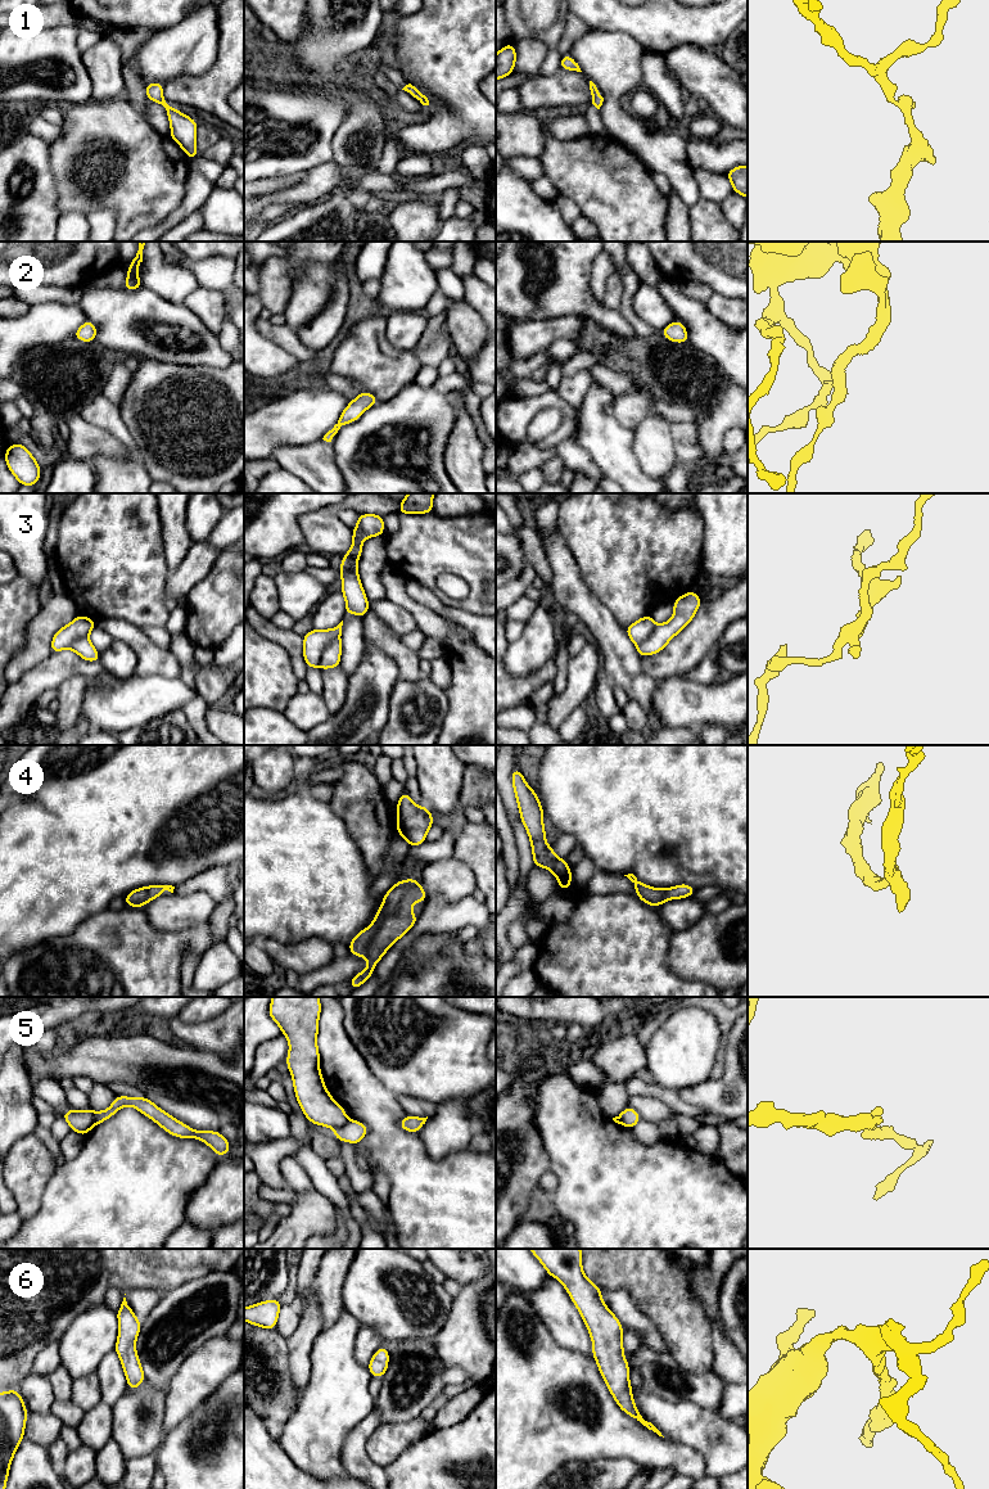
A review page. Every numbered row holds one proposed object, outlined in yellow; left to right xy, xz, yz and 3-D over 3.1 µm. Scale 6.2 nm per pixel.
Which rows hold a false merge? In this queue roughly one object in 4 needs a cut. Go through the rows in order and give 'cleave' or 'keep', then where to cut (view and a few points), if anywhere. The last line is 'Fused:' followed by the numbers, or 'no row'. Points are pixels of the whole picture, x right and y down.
1: keep; no cut
2: keep; no cut
3: cleave; cut in xz along (339, 639), (335, 639), (324, 649), (319, 666)
4: keep; no cut
5: cleave; cut in xz along (348, 1119), (335, 1129)
6: keep; no cut
Fused: 3, 5

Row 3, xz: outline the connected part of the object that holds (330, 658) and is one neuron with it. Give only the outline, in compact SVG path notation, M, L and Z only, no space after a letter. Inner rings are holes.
M335 640L326 645L320 659L320 668L329 669L340 667L342 642Z

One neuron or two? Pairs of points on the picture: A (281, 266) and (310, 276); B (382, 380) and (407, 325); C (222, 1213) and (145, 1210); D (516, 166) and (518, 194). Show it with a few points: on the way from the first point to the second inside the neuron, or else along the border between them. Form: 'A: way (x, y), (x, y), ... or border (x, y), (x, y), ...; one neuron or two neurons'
A: border (328, 262), (306, 262), (294, 279), (288, 301); two neurons
B: border (385, 319), (385, 338), (398, 348), (412, 351); two neurons
C: border (199, 1185), (188, 1200), (185, 1221); two neurons
D: border (509, 167), (528, 181); two neurons

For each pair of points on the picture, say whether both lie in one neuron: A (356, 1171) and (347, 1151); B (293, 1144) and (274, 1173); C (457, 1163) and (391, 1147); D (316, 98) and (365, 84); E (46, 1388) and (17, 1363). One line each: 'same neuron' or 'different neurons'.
A: same neuron
B: same neuron
C: same neuron
D: different neurons
E: different neurons

